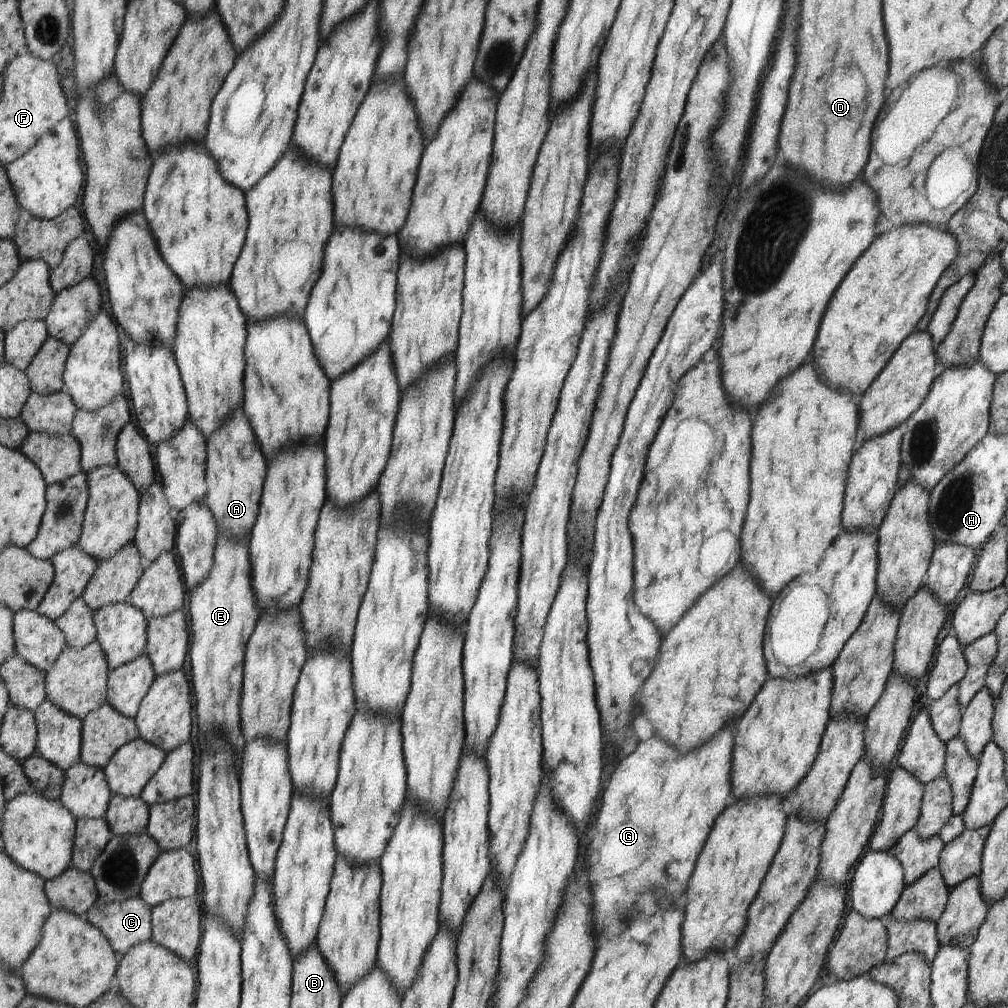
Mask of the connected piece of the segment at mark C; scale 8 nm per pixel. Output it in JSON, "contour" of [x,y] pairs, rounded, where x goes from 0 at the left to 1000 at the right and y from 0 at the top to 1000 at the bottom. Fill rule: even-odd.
{"contour":[[[139,889],[122,895],[97,895],[84,911],[103,925],[119,950],[137,937],[152,933],[151,901]]]}

